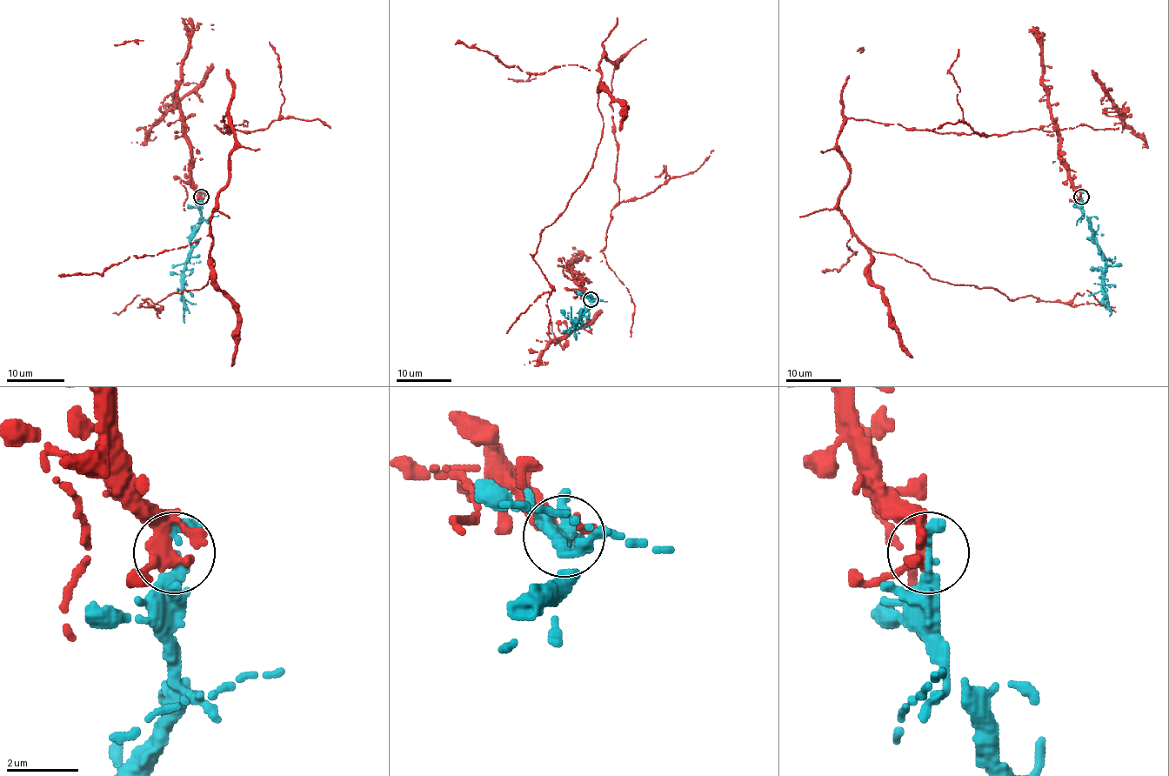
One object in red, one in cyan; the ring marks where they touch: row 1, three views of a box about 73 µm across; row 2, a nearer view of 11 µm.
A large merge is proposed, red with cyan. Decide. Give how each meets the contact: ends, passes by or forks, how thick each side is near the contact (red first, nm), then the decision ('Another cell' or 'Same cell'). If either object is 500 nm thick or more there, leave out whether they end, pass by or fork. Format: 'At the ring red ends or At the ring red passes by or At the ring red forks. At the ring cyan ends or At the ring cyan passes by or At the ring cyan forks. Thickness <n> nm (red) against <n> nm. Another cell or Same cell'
At the ring red forks. At the ring cyan passes by. Thickness 300 nm (red) against 300 nm. Same cell

